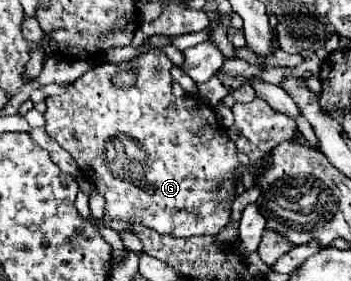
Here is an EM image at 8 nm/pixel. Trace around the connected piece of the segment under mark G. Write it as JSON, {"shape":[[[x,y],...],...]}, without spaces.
{"shape":[[[161,49],[133,61],[137,69],[137,81],[131,89],[115,87],[111,77],[123,65],[103,63],[85,75],[81,75],[67,93],[49,97],[45,119],[47,133],[67,149],[77,161],[87,179],[95,181],[97,191],[105,197],[103,221],[129,221],[155,229],[163,235],[193,237],[193,235],[217,235],[229,223],[229,207],[235,199],[233,169],[239,165],[235,143],[229,139],[227,129],[217,121],[215,111],[199,97],[175,97],[171,91],[171,59]]]}

